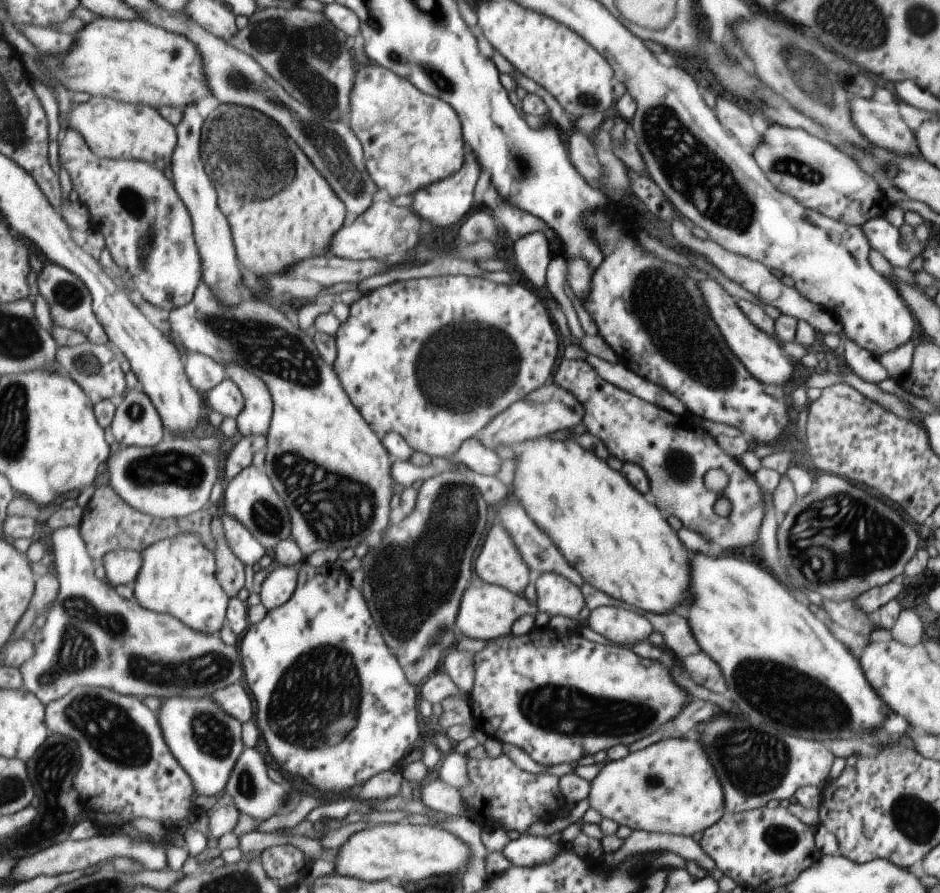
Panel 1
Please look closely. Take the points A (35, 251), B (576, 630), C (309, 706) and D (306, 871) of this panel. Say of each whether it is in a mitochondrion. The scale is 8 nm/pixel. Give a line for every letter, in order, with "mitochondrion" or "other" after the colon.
A: other
B: other
C: mitochondrion
D: other

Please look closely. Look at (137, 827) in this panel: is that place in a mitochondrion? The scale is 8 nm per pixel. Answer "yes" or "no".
no

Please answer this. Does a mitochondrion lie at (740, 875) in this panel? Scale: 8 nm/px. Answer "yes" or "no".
no

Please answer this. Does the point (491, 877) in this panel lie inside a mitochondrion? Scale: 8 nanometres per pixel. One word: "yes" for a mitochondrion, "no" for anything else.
no

